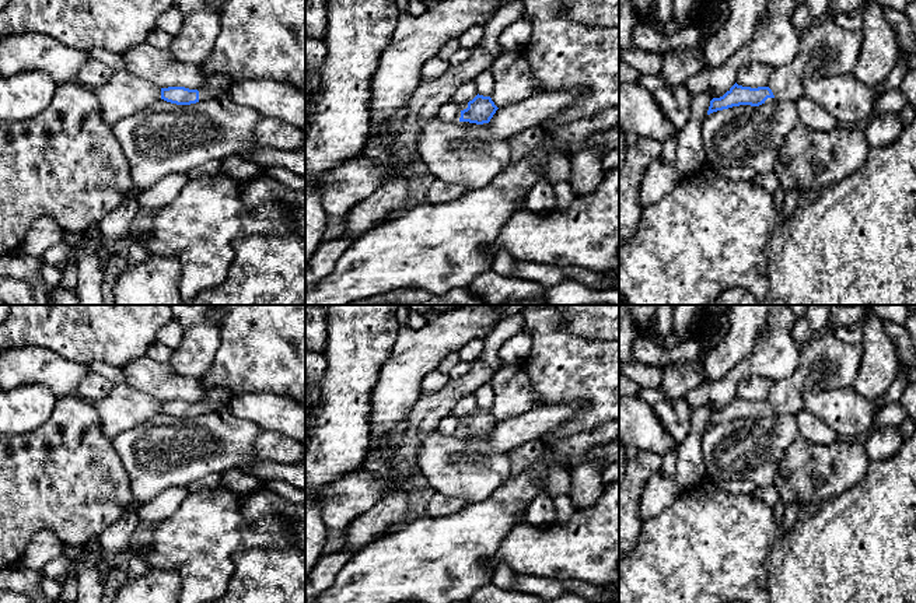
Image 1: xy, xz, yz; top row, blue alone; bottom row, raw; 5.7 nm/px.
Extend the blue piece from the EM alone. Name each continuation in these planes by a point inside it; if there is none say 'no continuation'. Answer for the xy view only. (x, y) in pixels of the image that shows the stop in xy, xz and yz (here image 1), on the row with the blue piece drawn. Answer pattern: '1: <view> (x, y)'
1: xy (217, 84)

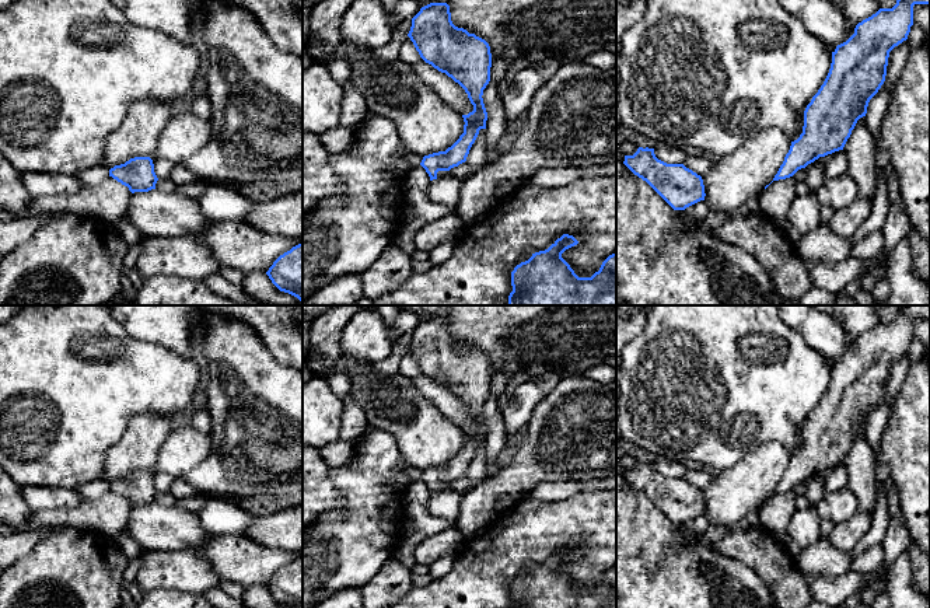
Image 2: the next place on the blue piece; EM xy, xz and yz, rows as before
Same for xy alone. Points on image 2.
no continuation

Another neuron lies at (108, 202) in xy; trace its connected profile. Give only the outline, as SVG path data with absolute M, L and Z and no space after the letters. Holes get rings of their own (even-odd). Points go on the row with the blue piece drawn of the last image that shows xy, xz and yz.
M112 177L92 188L76 193L35 198L22 217L35 217L52 212L73 212L113 224L127 210L132 192Z

